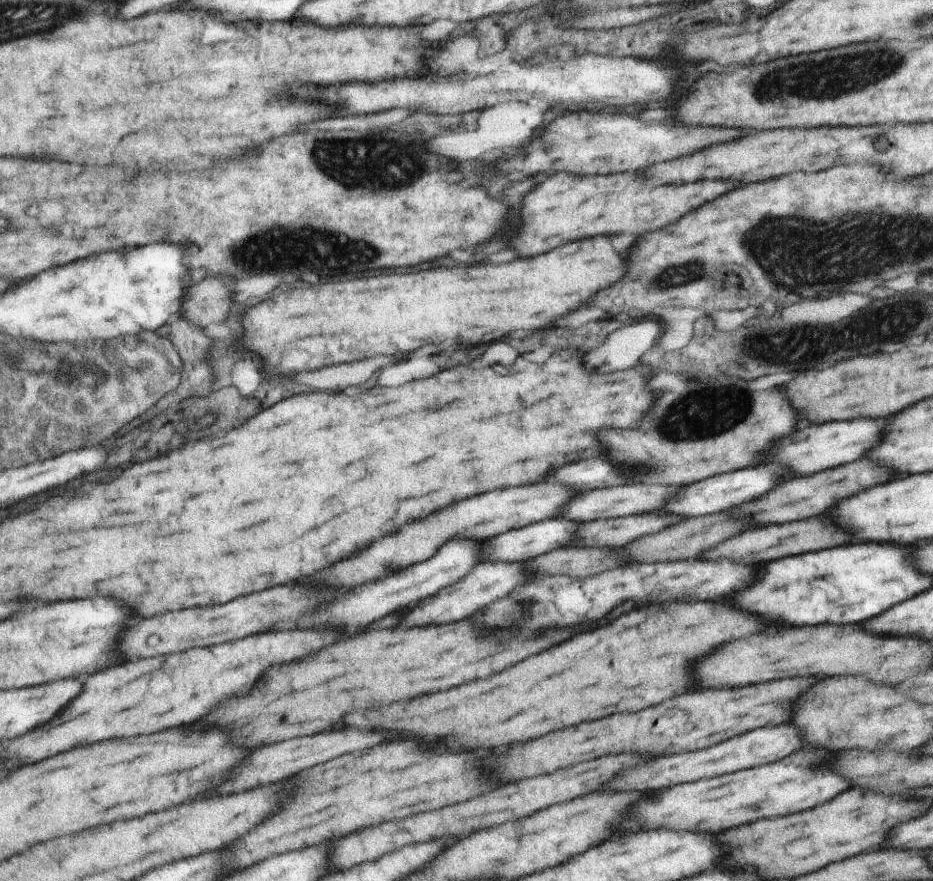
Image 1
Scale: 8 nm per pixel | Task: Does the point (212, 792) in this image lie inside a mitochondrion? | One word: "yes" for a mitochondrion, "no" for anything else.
no

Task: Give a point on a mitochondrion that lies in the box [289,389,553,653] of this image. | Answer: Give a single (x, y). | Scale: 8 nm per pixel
(526, 609)

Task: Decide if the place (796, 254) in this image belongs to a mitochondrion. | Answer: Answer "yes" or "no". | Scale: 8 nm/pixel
yes

